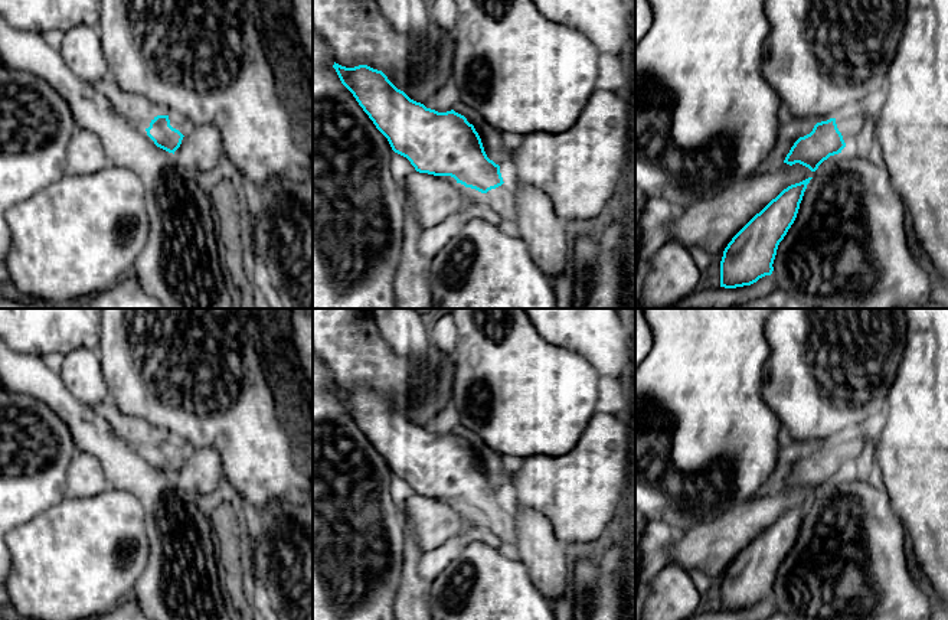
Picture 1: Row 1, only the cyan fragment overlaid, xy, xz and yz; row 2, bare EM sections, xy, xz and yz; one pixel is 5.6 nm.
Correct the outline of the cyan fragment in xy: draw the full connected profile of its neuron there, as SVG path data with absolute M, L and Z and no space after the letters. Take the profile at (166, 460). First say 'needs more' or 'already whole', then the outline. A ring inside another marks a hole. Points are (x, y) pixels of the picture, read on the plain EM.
needs more; M157 438L151 443L146 454L157 470L174 477L189 451L190 447L184 441L176 438Z

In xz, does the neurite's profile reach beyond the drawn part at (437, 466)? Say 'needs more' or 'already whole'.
needs more

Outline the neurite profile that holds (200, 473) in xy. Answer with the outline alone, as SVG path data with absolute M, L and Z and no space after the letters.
M213 448L190 450L174 479L182 490L202 502L219 496L225 484L219 453Z

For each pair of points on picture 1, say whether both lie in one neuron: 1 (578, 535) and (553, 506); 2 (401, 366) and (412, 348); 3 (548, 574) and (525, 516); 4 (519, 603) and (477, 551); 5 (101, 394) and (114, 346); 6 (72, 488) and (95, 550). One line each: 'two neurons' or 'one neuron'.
1: one neuron
2: two neurons
3: one neuron
4: one neuron
5: two neurons
6: two neurons

